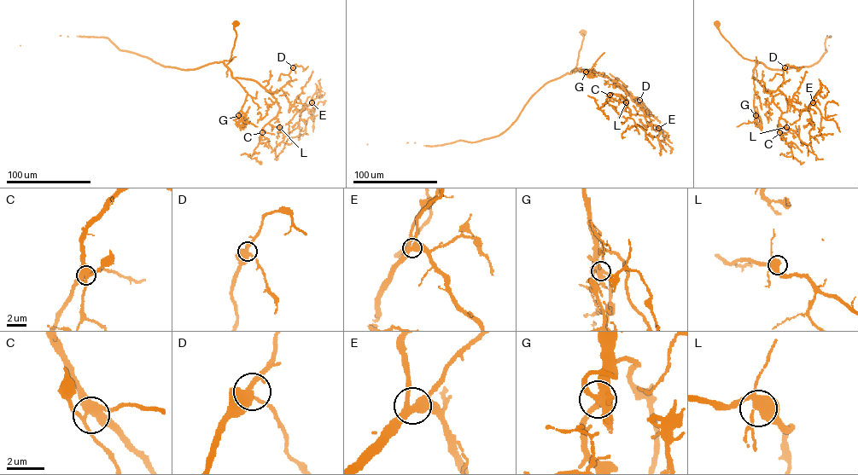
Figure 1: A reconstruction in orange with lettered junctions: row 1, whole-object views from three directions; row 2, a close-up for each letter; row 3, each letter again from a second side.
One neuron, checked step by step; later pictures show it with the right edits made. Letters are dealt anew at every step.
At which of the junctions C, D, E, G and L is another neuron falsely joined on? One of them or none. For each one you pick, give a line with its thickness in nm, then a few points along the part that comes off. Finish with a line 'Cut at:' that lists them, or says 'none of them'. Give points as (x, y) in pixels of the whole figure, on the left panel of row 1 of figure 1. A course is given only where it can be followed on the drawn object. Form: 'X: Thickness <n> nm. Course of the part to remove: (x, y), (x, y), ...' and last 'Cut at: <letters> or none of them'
G: Thickness 440 nm. Course of the part to remove: (238, 115), (240, 113), (243, 122), (249, 107)
Cut at: G

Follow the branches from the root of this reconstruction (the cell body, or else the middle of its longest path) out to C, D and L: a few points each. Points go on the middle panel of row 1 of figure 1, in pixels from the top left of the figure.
C: (582, 31), (583, 39), (577, 63), (570, 73), (579, 68), (602, 73), (627, 93), (625, 97), (609, 95)
D: (582, 31), (583, 39), (577, 63), (570, 73), (579, 68), (602, 73), (639, 100)
L: (582, 31), (577, 63), (570, 73), (579, 68), (603, 73), (624, 89), (625, 97), (615, 94), (626, 102)

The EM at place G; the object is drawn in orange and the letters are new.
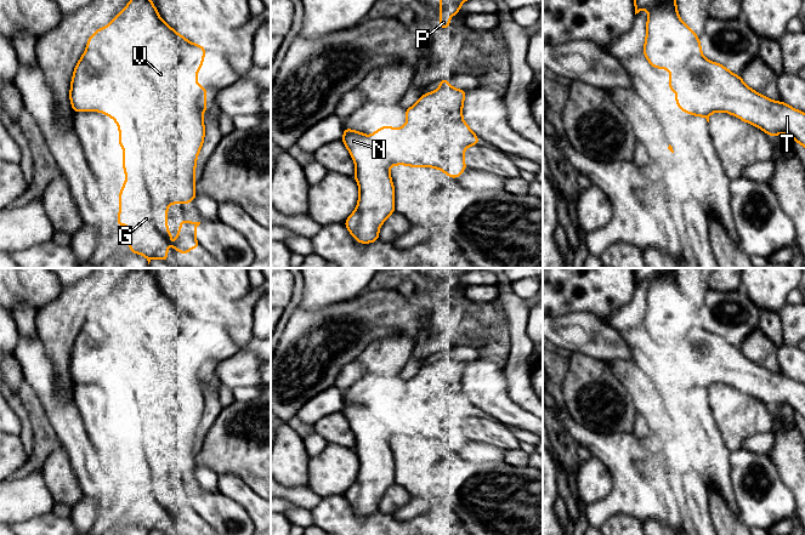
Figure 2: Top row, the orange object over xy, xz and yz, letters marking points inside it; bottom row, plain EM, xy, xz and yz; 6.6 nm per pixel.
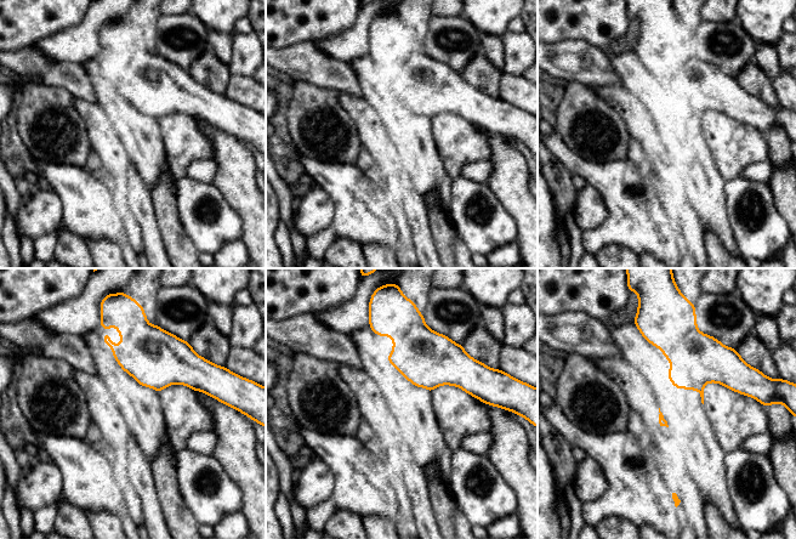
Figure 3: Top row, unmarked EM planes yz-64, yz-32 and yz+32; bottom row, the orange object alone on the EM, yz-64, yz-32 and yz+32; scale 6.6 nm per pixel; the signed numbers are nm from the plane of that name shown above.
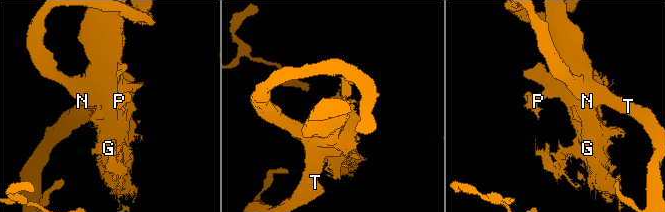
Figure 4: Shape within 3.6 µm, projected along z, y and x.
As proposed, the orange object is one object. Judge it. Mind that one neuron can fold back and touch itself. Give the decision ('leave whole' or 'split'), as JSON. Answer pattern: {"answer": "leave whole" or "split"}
{"answer": "split"}

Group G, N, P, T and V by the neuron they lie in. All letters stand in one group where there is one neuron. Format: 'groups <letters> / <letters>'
groups G P V / N T

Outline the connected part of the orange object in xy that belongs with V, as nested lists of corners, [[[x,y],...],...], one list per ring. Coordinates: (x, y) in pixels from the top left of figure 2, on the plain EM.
[[[132,268],[109,296],[97,301],[87,312],[85,323],[96,323],[112,342],[113,366],[100,383],[114,391],[119,399],[119,417],[125,423],[121,434],[126,451],[119,463],[117,496],[129,499],[130,524],[144,528],[148,535],[152,530],[168,534],[169,517],[183,527],[200,518],[195,511],[195,500],[200,494],[183,490],[180,493],[177,513],[169,514],[174,507],[168,502],[168,477],[188,476],[195,471],[194,443],[205,406],[203,385],[208,382],[206,359],[197,355],[197,343],[202,341],[206,321],[169,298],[148,268]]]

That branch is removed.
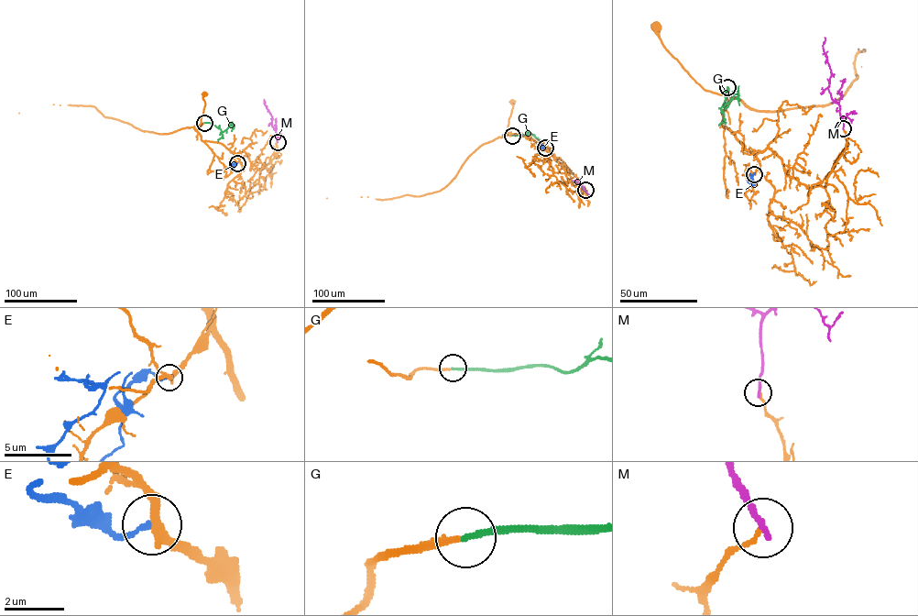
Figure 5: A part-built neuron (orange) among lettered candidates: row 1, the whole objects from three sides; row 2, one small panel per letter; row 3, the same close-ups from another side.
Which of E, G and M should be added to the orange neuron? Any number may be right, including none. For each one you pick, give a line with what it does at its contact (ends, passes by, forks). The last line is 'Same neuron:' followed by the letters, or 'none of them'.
G: it ends there
Same neuron: G

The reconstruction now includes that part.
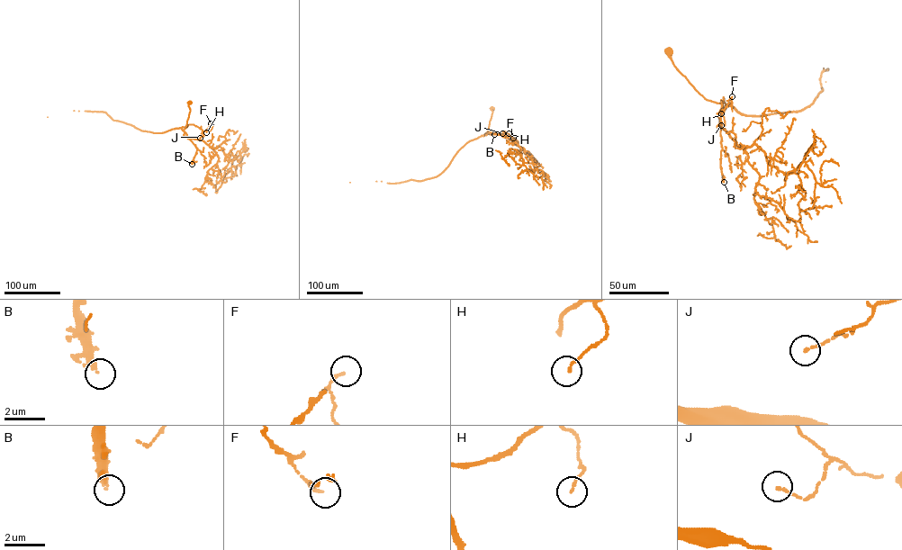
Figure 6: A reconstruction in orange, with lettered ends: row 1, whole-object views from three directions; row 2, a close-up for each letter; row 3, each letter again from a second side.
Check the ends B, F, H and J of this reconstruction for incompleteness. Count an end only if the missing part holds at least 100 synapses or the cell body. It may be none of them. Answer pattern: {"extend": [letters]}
{"extend": ["B"]}

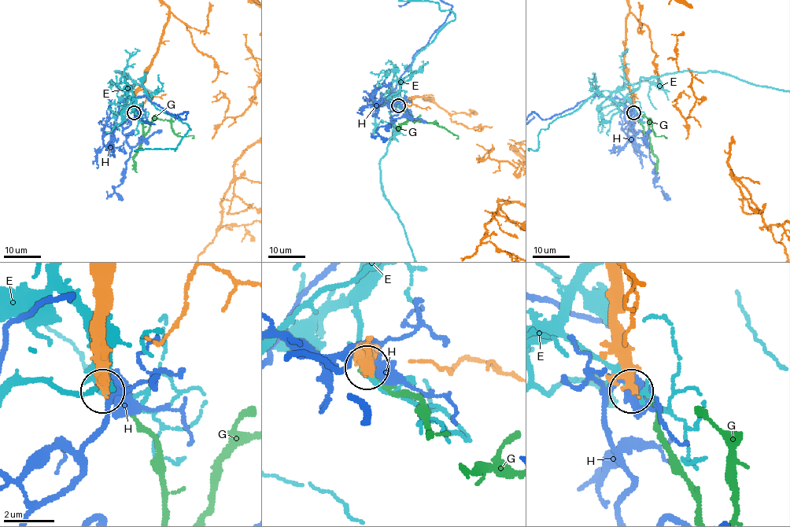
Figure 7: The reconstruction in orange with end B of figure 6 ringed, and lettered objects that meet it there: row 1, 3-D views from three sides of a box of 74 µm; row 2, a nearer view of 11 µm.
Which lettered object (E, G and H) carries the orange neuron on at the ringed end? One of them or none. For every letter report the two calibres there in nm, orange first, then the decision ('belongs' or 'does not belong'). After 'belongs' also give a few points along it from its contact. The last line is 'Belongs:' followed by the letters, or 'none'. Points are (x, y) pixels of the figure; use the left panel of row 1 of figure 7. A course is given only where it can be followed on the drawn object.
E: calibres 550 and 300 nm; does not belong
G: calibres 480 and 280 nm; does not belong
H: calibres 500 and 400 nm; does not belong
Belongs: none

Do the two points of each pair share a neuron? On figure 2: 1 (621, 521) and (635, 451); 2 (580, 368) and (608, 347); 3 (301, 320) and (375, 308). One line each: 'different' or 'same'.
1: different
2: different
3: same

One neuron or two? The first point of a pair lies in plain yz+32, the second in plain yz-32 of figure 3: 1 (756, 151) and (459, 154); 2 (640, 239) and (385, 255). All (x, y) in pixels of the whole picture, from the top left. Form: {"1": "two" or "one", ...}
{"1": "one", "2": "two"}

